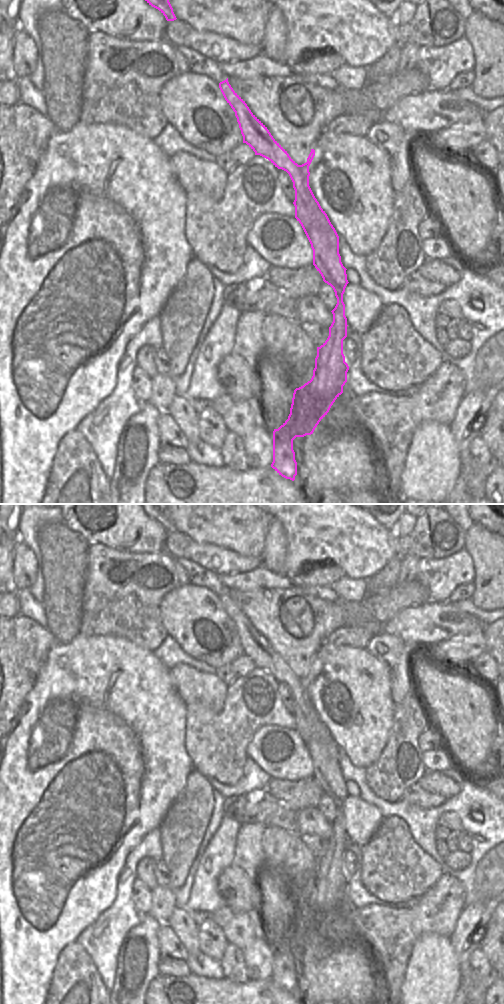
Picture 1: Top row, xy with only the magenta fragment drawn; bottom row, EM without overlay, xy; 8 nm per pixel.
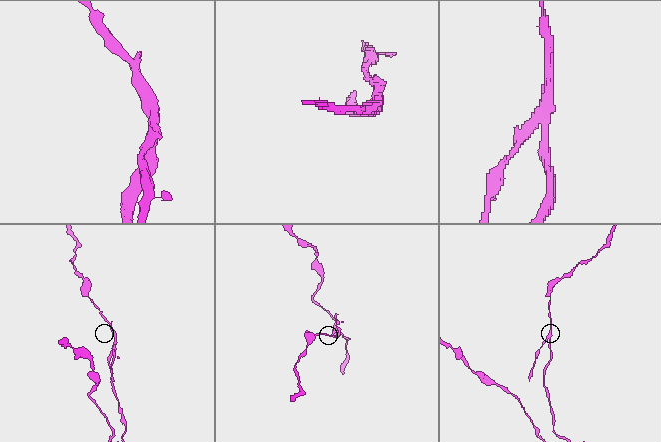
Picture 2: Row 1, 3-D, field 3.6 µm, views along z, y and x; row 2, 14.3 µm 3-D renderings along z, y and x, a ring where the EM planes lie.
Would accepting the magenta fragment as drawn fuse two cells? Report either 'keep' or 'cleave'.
cleave

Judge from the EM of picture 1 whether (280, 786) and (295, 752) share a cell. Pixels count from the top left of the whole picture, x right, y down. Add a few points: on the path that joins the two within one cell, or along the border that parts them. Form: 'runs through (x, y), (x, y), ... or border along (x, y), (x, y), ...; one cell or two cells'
border along (272, 777), (286, 780), (307, 778); two cells

